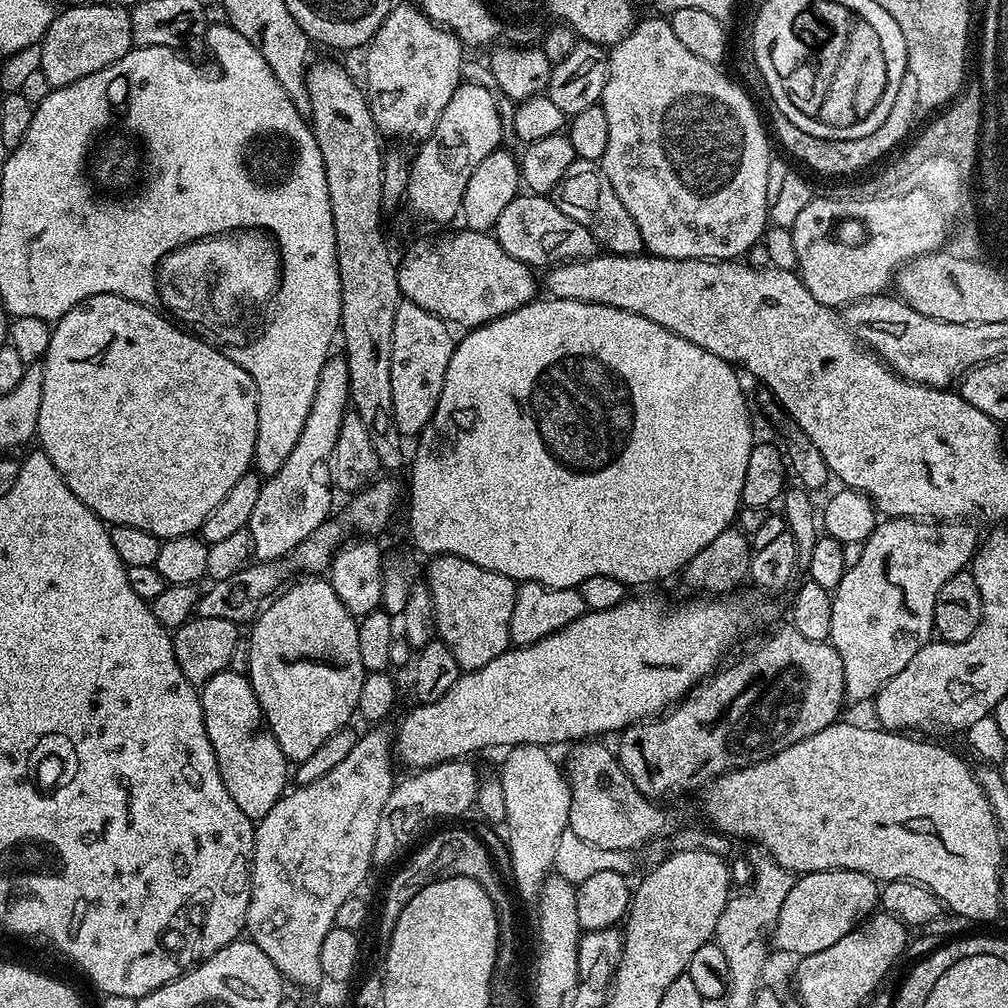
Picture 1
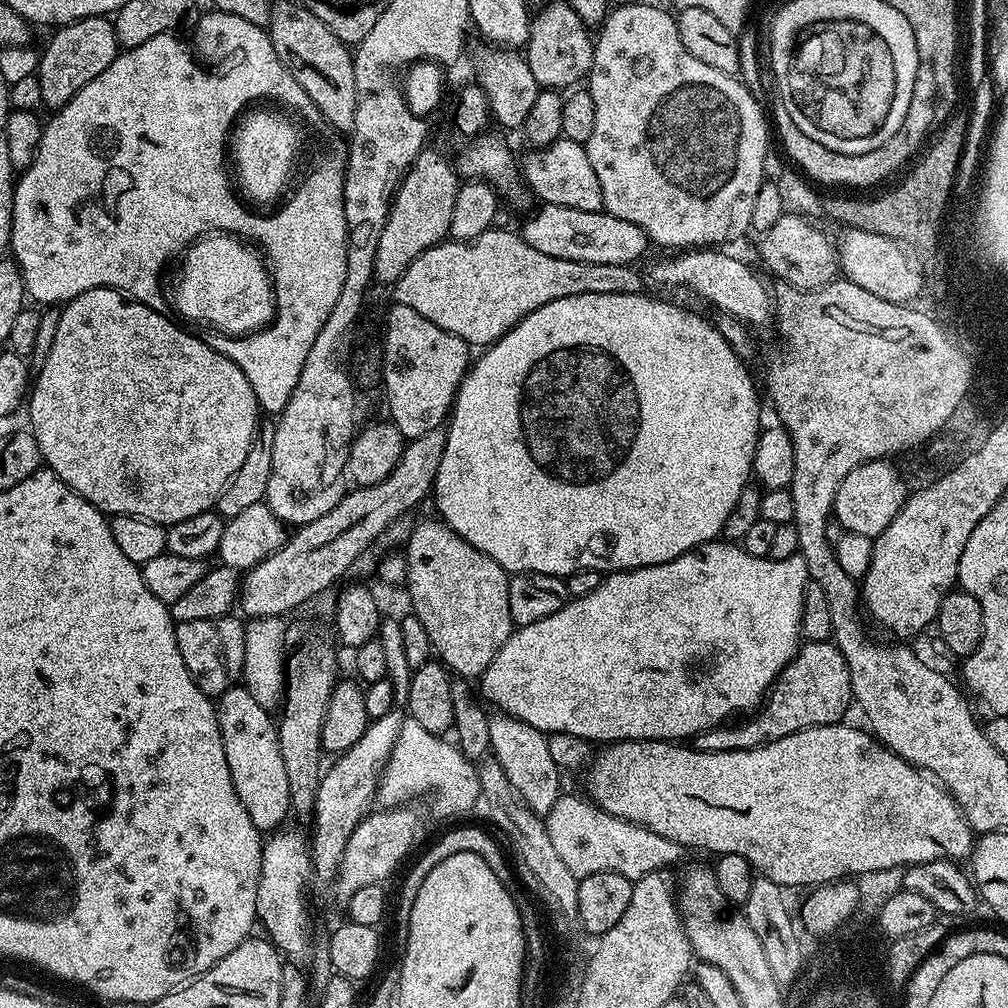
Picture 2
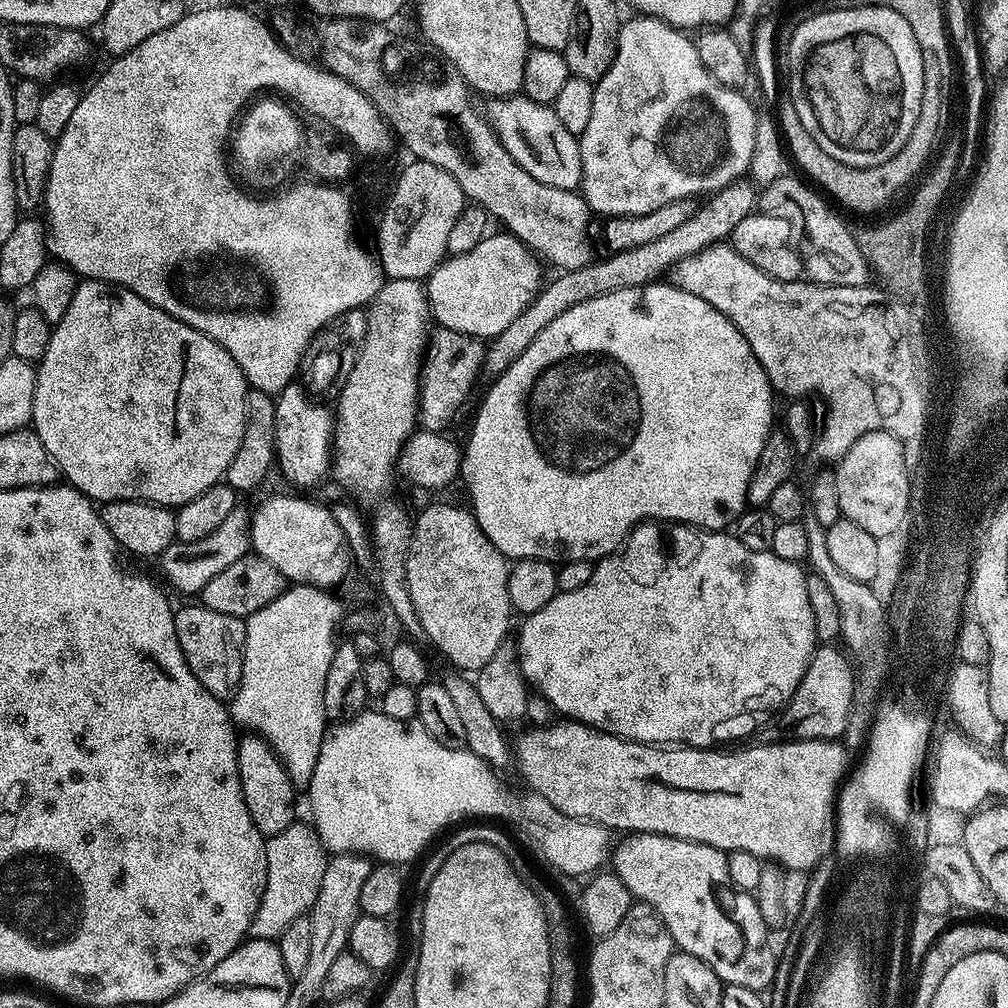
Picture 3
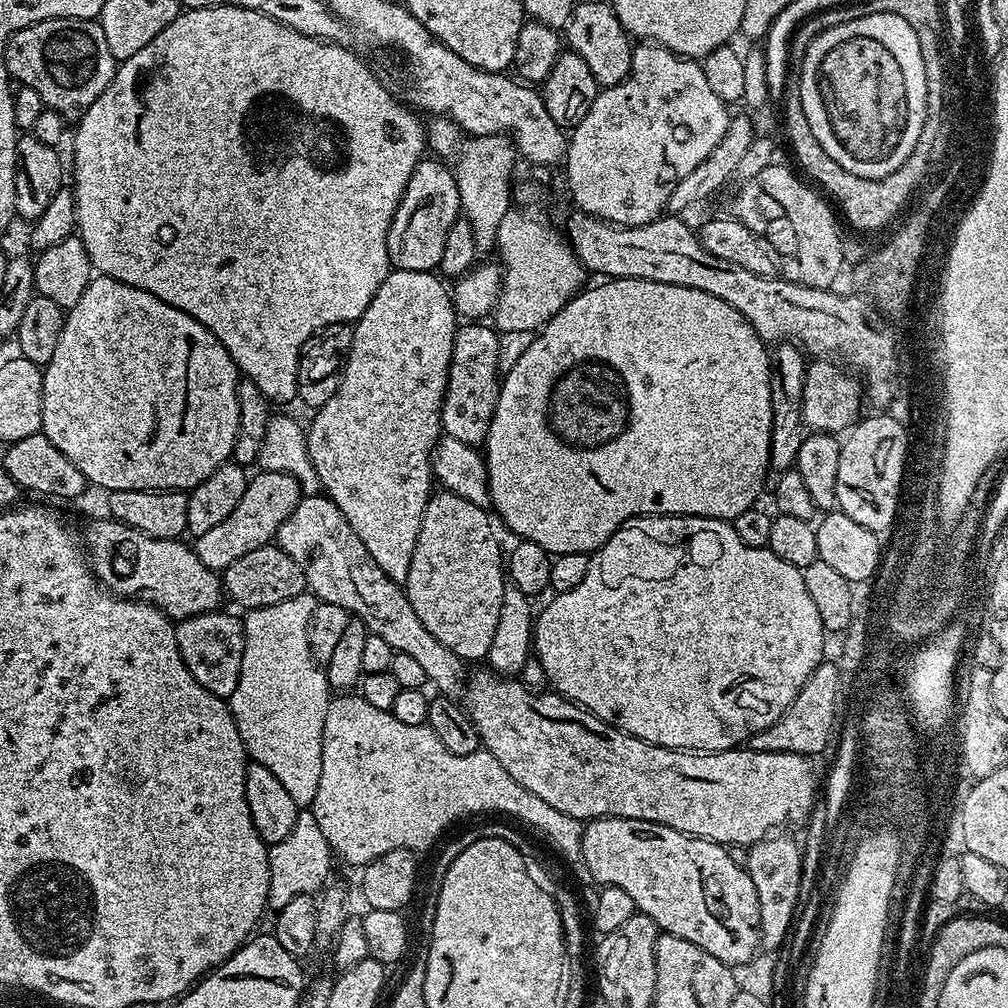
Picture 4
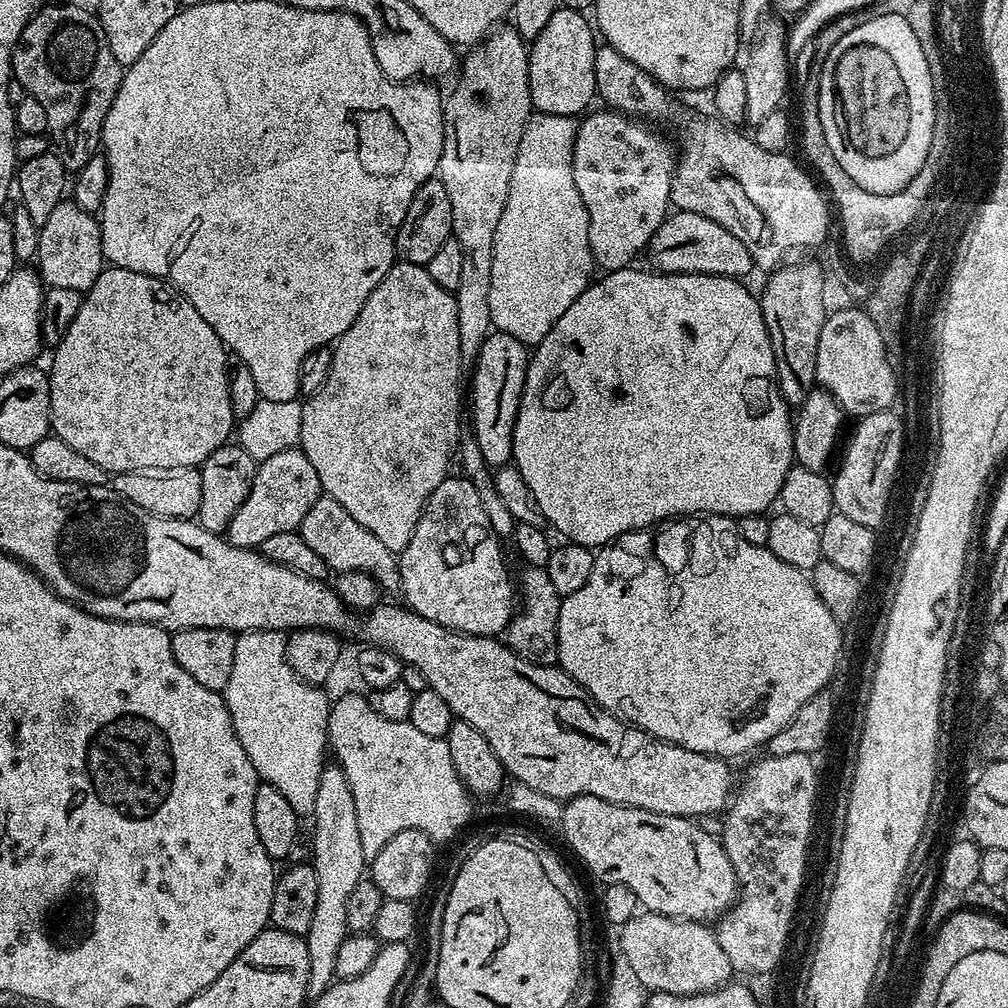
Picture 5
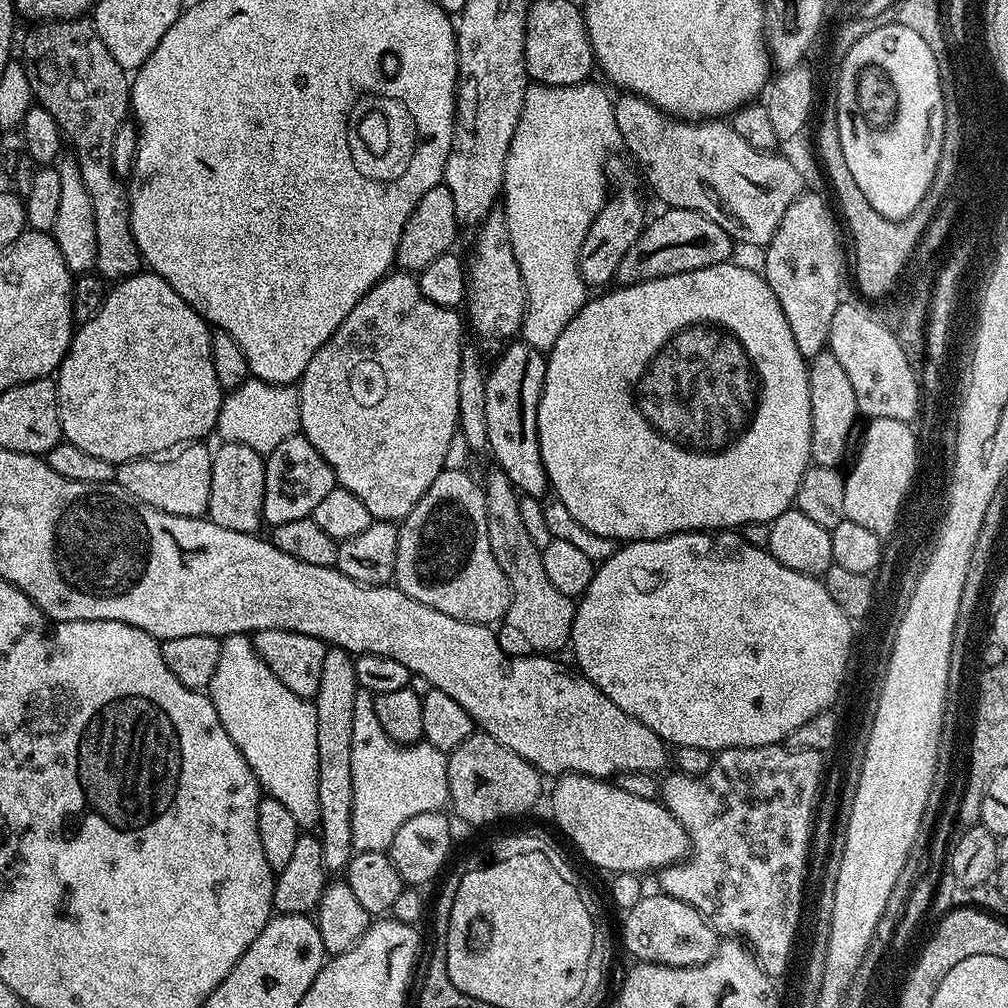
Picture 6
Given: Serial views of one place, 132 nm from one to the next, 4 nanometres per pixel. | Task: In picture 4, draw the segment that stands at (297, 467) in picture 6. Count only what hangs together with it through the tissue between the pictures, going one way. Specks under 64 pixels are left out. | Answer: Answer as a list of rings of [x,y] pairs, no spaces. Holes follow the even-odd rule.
[[[260,470],[257,473],[257,476],[253,475],[249,479],[246,486],[246,494],[242,494],[238,506],[234,506],[232,513],[218,526],[206,530],[206,534],[195,537],[194,551],[198,554],[202,566],[213,570],[223,570],[230,566],[230,562],[238,562],[238,558],[244,557],[245,554],[250,554],[250,550],[258,550],[263,544],[273,543],[276,538],[276,531],[280,529],[282,522],[286,522],[286,518],[290,518],[294,506],[298,506],[302,493],[300,491],[300,483],[295,478],[290,474],[282,474],[281,472]]]

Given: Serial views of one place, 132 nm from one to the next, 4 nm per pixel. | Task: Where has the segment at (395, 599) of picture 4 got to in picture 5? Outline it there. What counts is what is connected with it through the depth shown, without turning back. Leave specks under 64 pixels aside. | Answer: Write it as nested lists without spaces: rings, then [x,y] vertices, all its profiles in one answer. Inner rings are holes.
[[[321,495],[320,499],[314,502],[314,506],[306,510],[306,518],[302,518],[298,531],[300,536],[306,538],[306,542],[321,555],[333,573],[369,572],[380,583],[385,593],[400,592],[397,553],[386,550],[386,545],[380,539],[374,538],[374,534],[370,534],[370,530],[366,530],[362,522],[354,522],[354,518],[350,518],[350,514],[346,514],[346,510],[342,510],[342,506],[334,502],[334,498]]]

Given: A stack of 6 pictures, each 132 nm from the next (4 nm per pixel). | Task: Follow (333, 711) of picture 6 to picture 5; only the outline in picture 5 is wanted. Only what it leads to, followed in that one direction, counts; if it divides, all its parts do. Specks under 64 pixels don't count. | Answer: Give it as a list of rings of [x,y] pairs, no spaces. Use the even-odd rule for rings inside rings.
[[[335,762],[325,763],[322,778],[318,778],[318,795],[314,801],[314,810],[310,817],[312,824],[312,857],[310,863],[314,874],[318,874],[318,903],[314,906],[314,918],[310,922],[307,934],[310,950],[310,978],[308,979],[309,997],[315,998],[323,994],[337,979],[336,963],[338,962],[338,946],[348,935],[348,919],[346,909],[354,886],[366,876],[366,857],[362,854],[362,837],[358,834],[358,814],[354,810],[354,794],[350,791],[350,782],[346,782],[346,774]]]

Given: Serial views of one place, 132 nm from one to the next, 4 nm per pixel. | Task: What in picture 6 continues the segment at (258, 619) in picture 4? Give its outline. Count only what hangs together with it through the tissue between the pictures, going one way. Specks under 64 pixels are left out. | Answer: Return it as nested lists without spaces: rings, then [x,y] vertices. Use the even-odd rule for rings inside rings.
[[[239,632],[220,640],[218,667],[206,694],[212,700],[230,742],[238,746],[261,789],[282,802],[301,829],[312,830],[320,823],[318,814],[318,714],[311,699],[286,690],[262,662],[252,645],[252,636]]]

